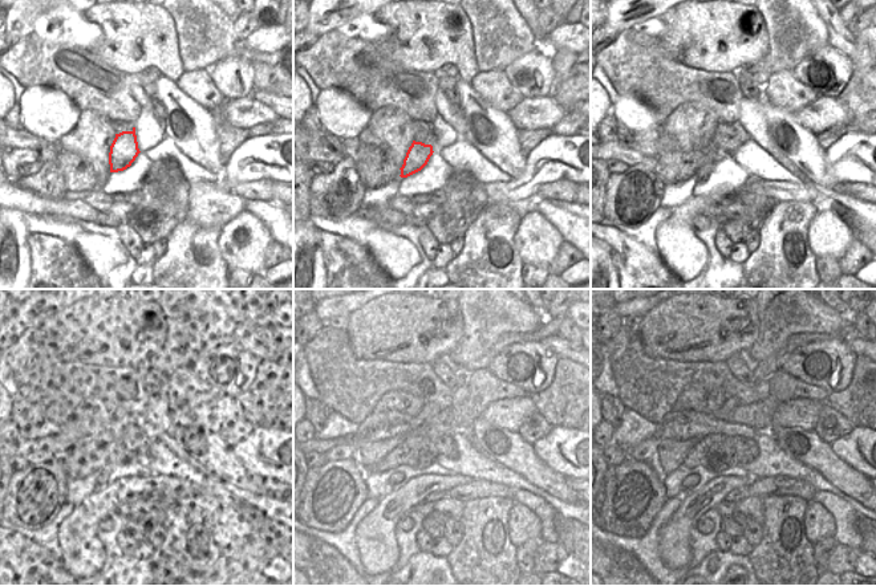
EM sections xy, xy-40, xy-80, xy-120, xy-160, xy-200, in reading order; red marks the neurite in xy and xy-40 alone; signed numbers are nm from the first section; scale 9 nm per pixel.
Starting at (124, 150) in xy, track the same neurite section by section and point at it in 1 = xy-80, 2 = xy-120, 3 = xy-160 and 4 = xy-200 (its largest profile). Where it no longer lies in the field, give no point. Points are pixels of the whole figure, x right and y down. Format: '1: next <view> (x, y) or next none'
1: next xy-80 (704, 171)
2: next xy-120 (102, 477)
3: next xy-160 (396, 479)
4: next xy-200 (689, 481)

